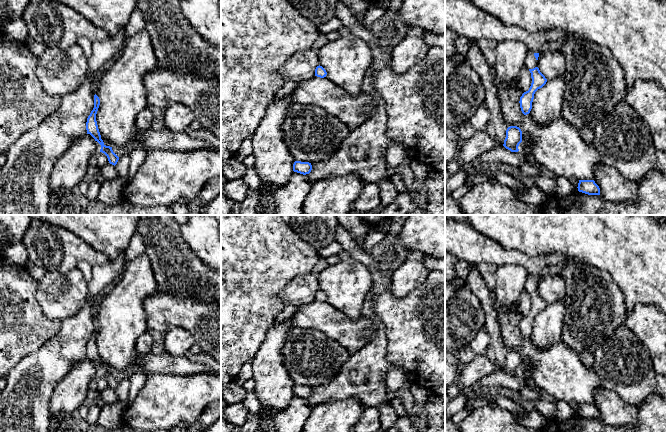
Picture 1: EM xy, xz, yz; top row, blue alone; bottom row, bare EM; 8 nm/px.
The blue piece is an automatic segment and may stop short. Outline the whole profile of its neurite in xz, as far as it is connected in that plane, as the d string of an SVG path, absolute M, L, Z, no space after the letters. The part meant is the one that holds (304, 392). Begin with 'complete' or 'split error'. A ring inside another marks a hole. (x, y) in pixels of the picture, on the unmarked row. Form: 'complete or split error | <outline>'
complete | M295 385L293 388L293 395L306 399L309 398L312 394L312 389L309 386L301 386L301 385Z

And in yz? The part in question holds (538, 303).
split error | M529 275L525 283L525 290L529 293L531 297L532 307L529 314L524 316L520 321L520 325L519 325L520 332L524 339L529 338L532 333L532 326L534 323L535 316L538 313L542 312L547 306L547 303L540 296L538 292L538 287L537 287L538 281L539 281L539 277L534 277Z

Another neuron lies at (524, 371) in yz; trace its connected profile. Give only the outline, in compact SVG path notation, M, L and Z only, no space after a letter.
M526 363L519 368L518 373L521 377L528 380L531 378L531 372L533 371L533 369L534 368L531 363Z

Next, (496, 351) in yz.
M470 265L470 277L467 279L468 288L479 299L485 314L484 328L490 336L490 342L487 347L486 357L496 363L501 369L506 362L507 348L504 346L501 329L498 320L498 314L494 307L490 292L476 268L476 265Z

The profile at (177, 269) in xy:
M140 215L137 232L144 240L158 292L221 304L221 269L209 267L191 250L174 215Z

